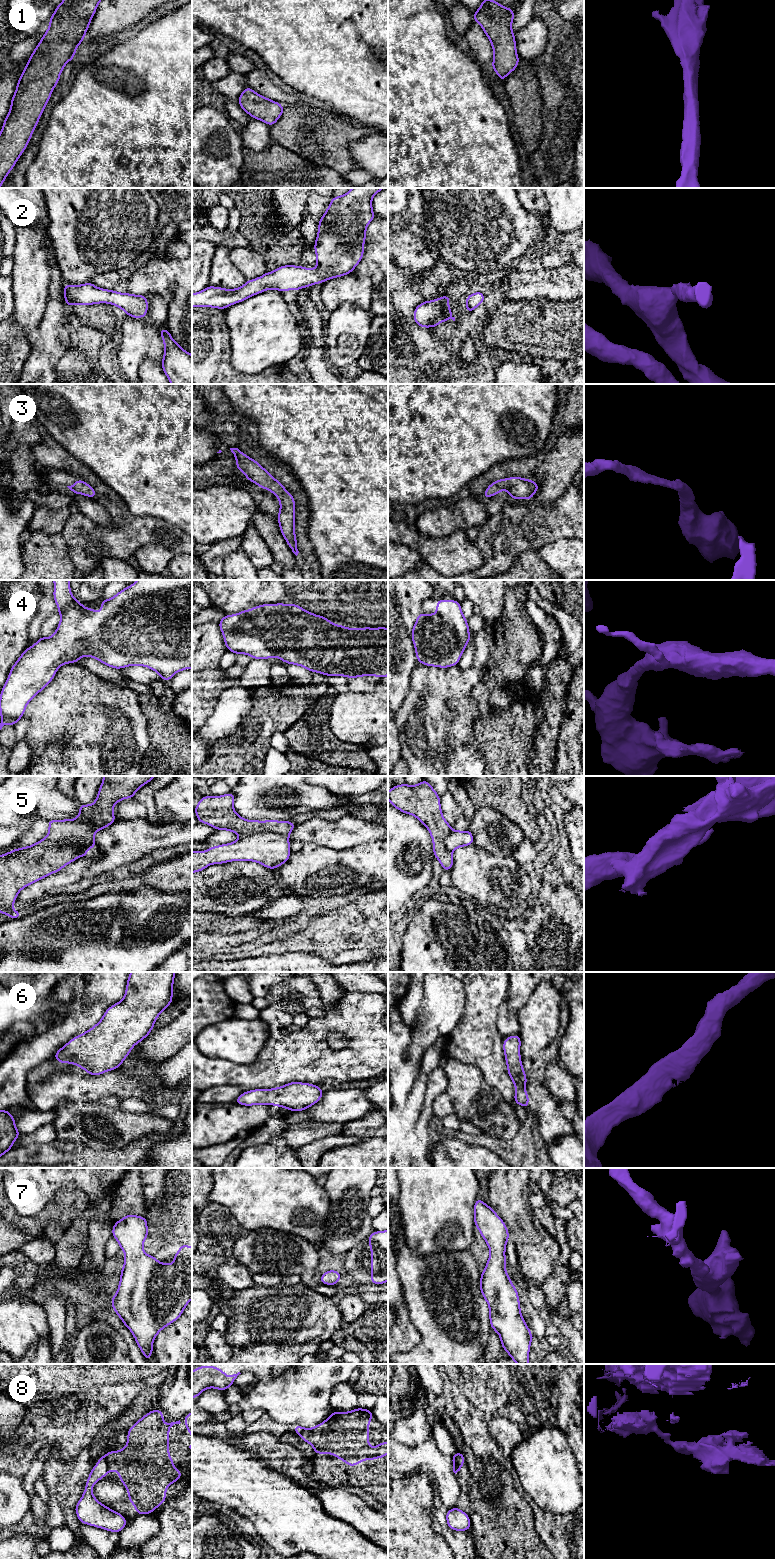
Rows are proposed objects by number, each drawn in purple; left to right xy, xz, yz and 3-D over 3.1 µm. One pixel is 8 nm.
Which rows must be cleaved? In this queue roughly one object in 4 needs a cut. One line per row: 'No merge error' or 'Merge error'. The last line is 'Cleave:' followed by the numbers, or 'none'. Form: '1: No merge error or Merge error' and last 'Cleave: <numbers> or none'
1: No merge error
2: No merge error
3: No merge error
4: No merge error
5: Merge error
6: No merge error
7: No merge error
8: Merge error
Cleave: 5, 8

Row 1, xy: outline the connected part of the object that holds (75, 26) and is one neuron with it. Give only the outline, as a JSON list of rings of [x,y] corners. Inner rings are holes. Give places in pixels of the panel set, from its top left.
[[[63,0],[50,17],[48,30],[37,44],[19,77],[10,110],[0,131],[0,186],[25,151],[54,87],[59,82],[63,68],[67,62],[74,59],[77,46],[84,42],[84,36],[100,1]]]

